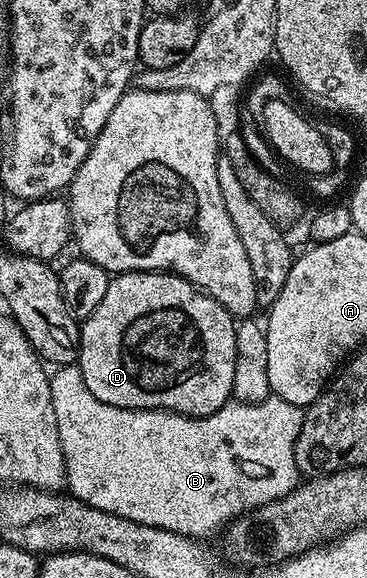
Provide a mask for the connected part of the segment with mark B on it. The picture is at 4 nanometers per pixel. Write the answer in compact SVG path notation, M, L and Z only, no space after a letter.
M60 366L51 373L52 401L54 402L54 414L58 422L58 438L62 442L64 451L64 465L68 471L66 488L71 495L84 504L94 506L98 510L106 510L115 516L121 516L127 520L133 520L146 526L154 526L162 530L177 532L183 536L193 538L206 538L215 528L223 529L225 525L245 515L254 508L261 508L275 500L281 500L286 494L292 492L298 480L292 475L297 475L296 466L296 439L300 433L300 427L304 421L304 412L298 406L286 402L282 398L269 395L257 404L243 402L229 402L223 404L214 414L209 416L181 416L179 412L167 410L137 410L135 408L115 408L109 404L98 402L90 390L86 390L86 382L82 378L79 367Z

